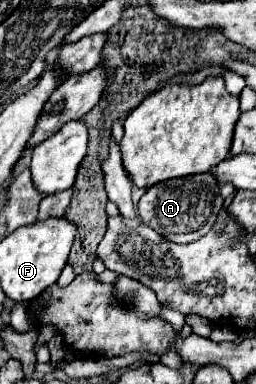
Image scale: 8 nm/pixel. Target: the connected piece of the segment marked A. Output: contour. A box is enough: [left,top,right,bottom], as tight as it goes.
[138,173,224,243]

